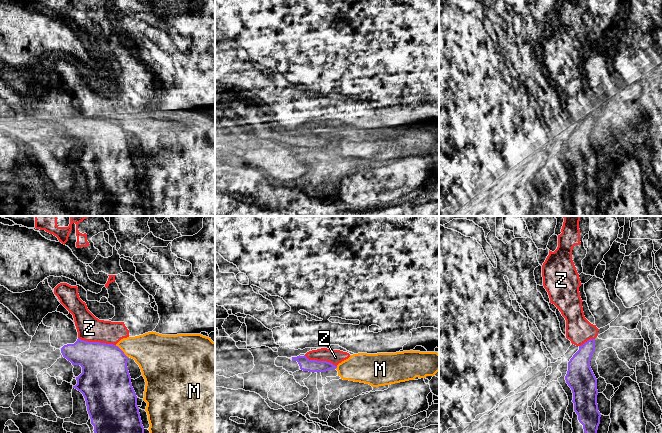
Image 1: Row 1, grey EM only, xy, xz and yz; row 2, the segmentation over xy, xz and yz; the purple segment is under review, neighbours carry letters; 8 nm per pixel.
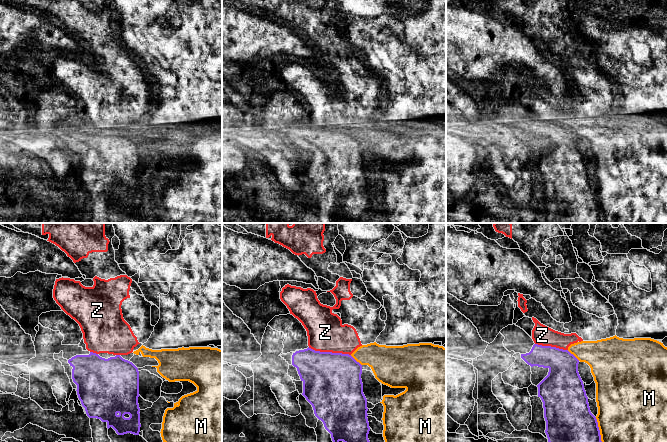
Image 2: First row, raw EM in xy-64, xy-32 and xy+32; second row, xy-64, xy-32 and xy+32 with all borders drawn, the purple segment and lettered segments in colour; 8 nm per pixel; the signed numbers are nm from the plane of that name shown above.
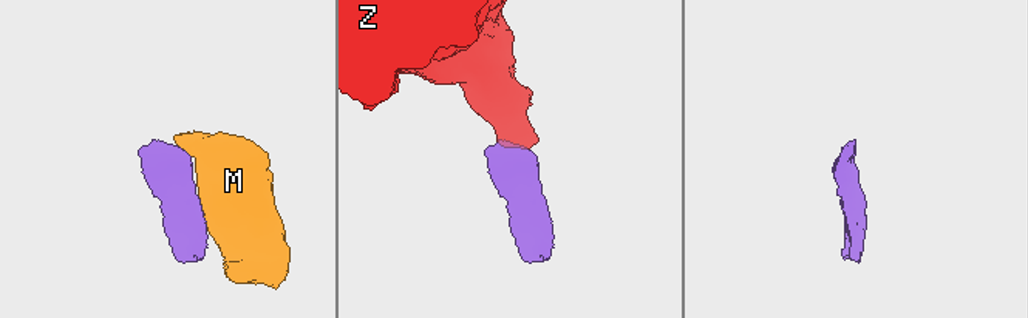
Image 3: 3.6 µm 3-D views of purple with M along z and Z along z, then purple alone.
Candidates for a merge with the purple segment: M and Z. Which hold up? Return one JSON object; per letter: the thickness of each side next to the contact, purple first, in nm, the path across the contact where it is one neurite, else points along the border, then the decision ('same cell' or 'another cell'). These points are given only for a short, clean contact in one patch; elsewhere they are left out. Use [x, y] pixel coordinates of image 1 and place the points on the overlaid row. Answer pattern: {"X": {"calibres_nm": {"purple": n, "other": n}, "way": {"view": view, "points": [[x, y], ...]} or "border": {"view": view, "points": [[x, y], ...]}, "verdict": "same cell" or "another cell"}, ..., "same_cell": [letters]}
{"M": {"calibres_nm": {"purple": 380, "other": 320}, "verdict": "another cell"}, "Z": {"calibres_nm": {"purple": 360, "other": 200}, "border": {"view": "xy", "points": [[78, 337], [88, 341], [99, 341], [115, 345]]}, "verdict": "another cell"}, "same_cell": []}

